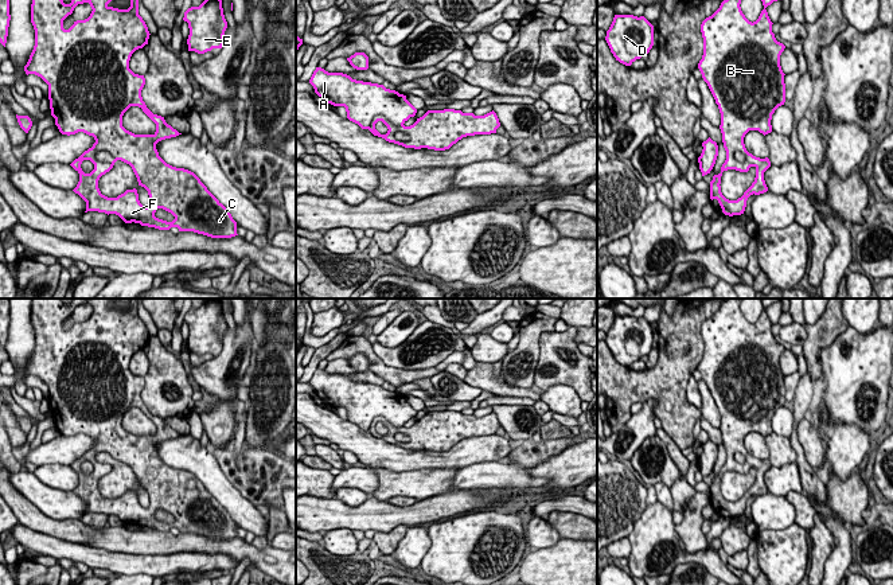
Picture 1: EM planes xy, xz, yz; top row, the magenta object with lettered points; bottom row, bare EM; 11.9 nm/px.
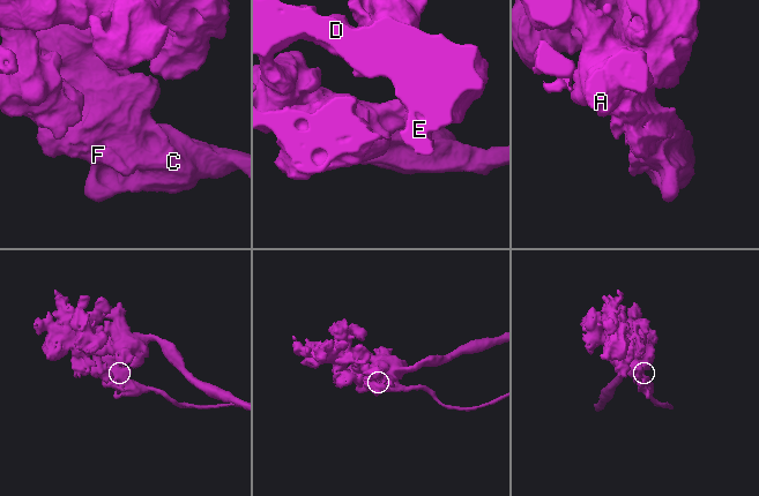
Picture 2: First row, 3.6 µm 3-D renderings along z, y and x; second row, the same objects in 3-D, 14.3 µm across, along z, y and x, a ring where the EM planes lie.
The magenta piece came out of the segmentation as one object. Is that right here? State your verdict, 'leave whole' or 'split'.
split

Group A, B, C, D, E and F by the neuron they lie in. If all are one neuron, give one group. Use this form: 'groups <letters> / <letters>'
groups A D E / B C F

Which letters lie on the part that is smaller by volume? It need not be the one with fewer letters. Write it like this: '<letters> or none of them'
B, C, F

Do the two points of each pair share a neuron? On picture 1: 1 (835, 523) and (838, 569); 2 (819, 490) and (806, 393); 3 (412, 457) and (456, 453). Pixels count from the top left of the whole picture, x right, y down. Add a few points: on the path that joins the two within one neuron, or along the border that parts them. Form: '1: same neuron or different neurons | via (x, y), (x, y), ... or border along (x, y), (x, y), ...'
1: same neuron | via (841, 534), (841, 558)
2: same neuron | via (803, 465), (795, 444), (795, 422), (798, 417)
3: same neuron | via (422, 459), (445, 459)

